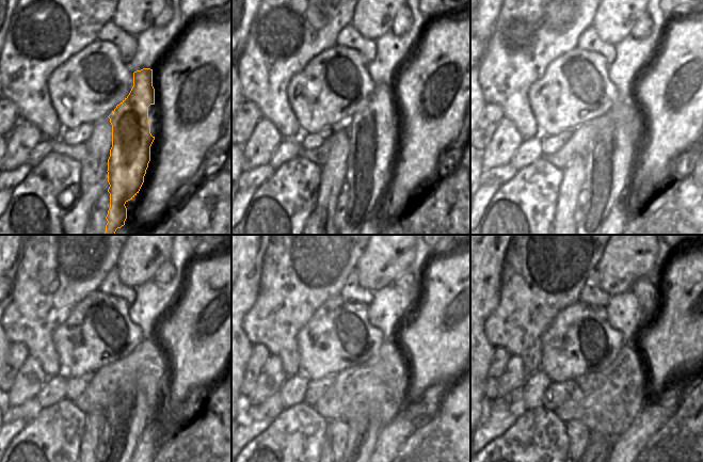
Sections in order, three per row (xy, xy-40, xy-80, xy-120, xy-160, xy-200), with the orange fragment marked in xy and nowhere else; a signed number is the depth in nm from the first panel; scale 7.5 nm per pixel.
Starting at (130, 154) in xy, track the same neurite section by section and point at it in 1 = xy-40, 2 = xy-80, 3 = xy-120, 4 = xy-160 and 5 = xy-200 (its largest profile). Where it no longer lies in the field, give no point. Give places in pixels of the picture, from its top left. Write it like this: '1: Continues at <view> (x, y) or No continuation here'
1: Continues at xy-40 (371, 148)
2: Continues at xy-80 (609, 163)
3: Continues at xy-120 (128, 413)
4: Continues at xy-160 (364, 429)
5: Continues at xy-200 (597, 449)

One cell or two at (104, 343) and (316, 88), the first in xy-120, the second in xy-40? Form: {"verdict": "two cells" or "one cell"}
{"verdict": "one cell"}

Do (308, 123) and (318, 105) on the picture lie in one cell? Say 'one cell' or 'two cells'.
one cell

